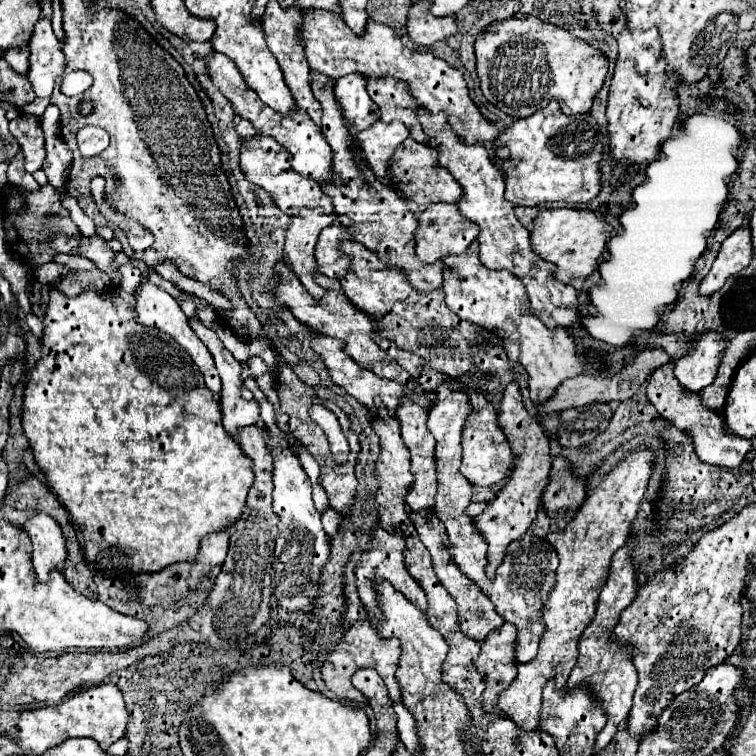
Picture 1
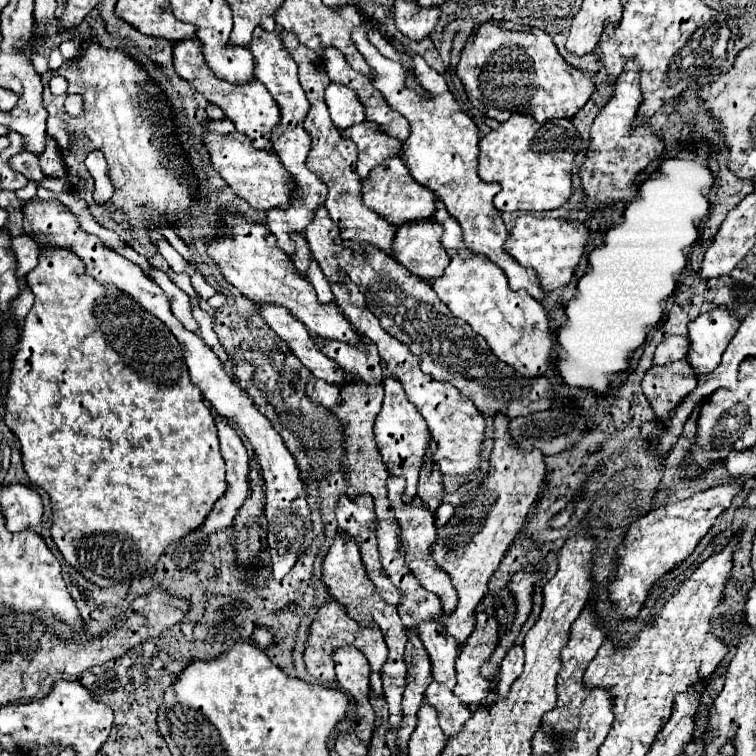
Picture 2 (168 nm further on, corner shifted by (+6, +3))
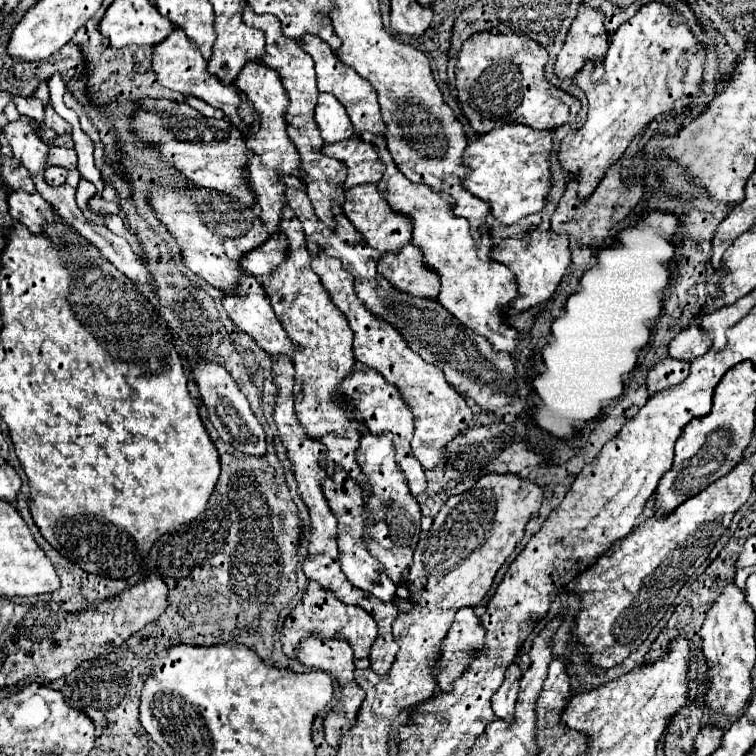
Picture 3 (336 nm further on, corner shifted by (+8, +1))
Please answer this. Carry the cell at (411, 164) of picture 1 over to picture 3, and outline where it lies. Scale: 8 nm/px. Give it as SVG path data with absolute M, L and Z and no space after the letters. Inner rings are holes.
M357 185L349 189L345 193L343 213L353 223L353 227L363 235L365 243L377 249L379 253L399 253L401 247L405 247L411 241L411 221L387 209L387 203L383 203L383 197L379 197L377 185Z

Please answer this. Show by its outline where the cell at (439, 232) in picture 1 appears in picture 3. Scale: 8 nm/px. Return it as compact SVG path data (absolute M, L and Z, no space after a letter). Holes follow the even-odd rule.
M411 243L397 255L387 253L381 257L377 263L377 273L383 275L397 291L411 297L435 299L439 295L439 279L419 265L419 249L415 249Z

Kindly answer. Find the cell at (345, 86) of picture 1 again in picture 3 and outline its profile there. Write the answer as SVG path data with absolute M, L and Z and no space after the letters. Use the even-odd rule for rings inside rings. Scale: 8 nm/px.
M329 93L319 95L319 101L315 105L315 123L317 123L325 143L347 141L355 133L351 129L351 121L347 117L347 111Z

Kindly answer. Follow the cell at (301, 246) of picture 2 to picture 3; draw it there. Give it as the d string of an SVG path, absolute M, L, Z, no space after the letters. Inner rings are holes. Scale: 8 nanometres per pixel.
M271 237L271 239L267 239L267 243L261 243L259 247L245 253L245 257L241 259L239 265L245 273L259 277L265 271L275 269L275 265L279 265L279 261L283 261L283 257L287 257L285 247L275 243L275 237Z

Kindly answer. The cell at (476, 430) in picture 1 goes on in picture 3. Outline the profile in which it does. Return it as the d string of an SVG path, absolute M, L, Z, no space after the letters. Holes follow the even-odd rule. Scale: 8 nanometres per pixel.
M317 255L311 259L311 269L317 273L331 301L347 317L353 329L353 357L363 365L379 371L391 385L397 387L399 395L411 407L415 419L415 433L411 441L413 457L423 465L423 469L443 465L447 457L443 451L445 443L471 427L473 415L465 399L445 381L445 375L439 367L425 363L417 353L407 347L407 341L403 341L401 333L397 333L395 327L391 327L379 317L373 317L365 303L361 303L355 295L353 275L341 267L341 261L337 257Z

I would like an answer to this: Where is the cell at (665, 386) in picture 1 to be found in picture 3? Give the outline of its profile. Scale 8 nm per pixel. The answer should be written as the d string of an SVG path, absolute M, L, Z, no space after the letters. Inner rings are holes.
M673 357L663 359L661 363L657 363L647 377L647 387L653 393L669 389L673 385L679 385L685 377L689 375L689 363L687 361L679 361Z

